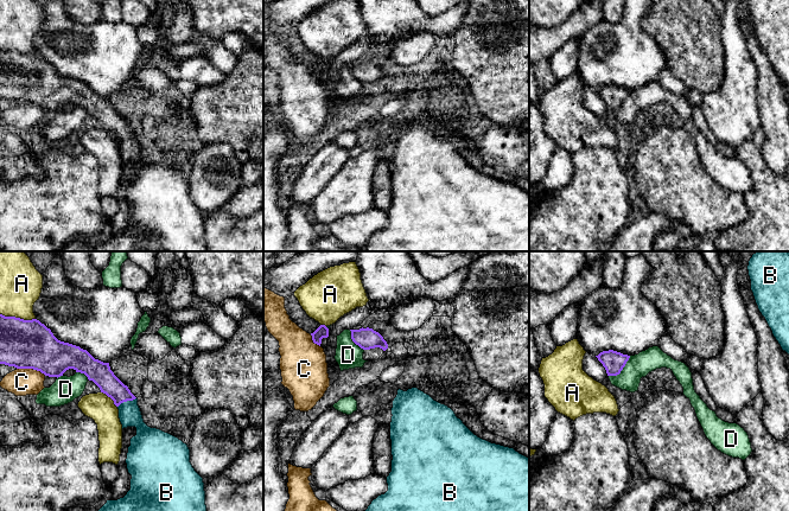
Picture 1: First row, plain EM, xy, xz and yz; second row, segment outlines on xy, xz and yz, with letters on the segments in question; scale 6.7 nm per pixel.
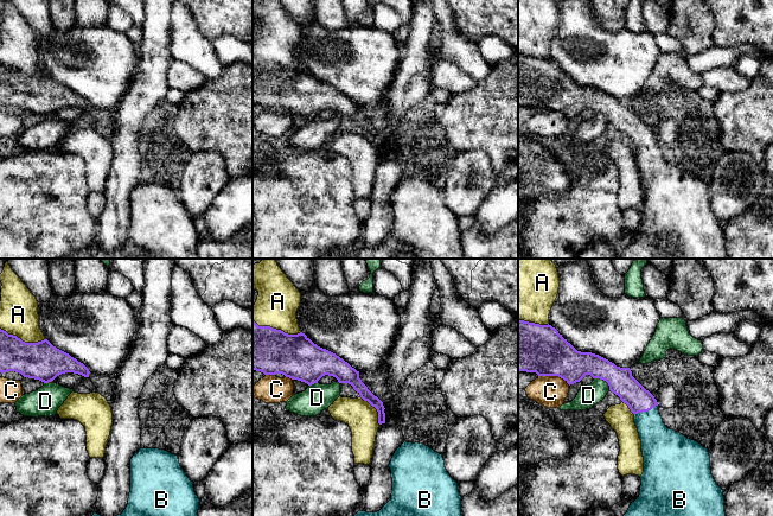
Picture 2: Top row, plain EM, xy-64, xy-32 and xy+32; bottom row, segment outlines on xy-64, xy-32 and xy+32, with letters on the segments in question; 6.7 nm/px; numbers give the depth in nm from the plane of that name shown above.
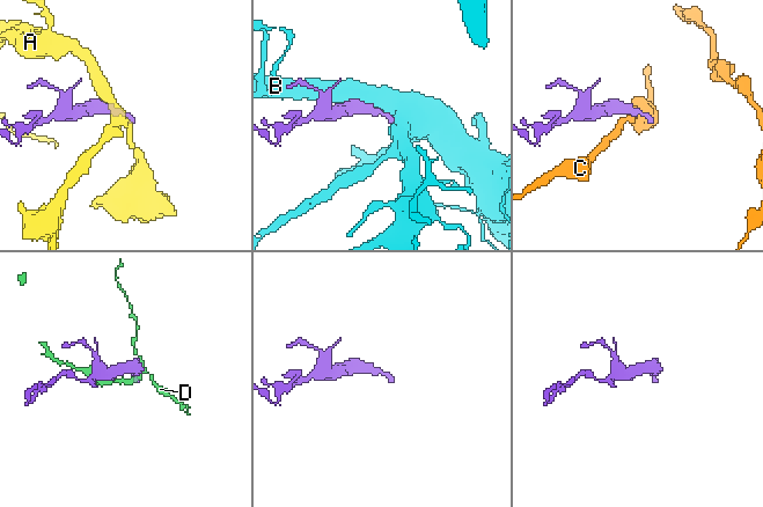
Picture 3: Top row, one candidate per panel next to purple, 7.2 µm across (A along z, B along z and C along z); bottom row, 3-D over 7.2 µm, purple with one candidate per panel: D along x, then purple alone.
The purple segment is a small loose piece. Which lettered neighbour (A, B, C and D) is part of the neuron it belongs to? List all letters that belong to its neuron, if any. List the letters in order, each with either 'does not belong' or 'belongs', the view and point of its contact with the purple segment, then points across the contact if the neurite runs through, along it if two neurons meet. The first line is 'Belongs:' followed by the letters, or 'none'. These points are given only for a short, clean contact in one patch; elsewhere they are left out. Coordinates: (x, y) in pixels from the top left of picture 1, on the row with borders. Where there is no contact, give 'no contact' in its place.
Belongs: B
A: does not belong | xy (18, 318)
B: belongs | xy (126, 401) | across xy (101, 375), (126, 401), (129, 414)
C: does not belong | xy (31, 368) | along xy (17, 368), (32, 368), (45, 375)
D: does not belong | yz (622, 369) | along yz (630, 356), (618, 374), (609, 376)

